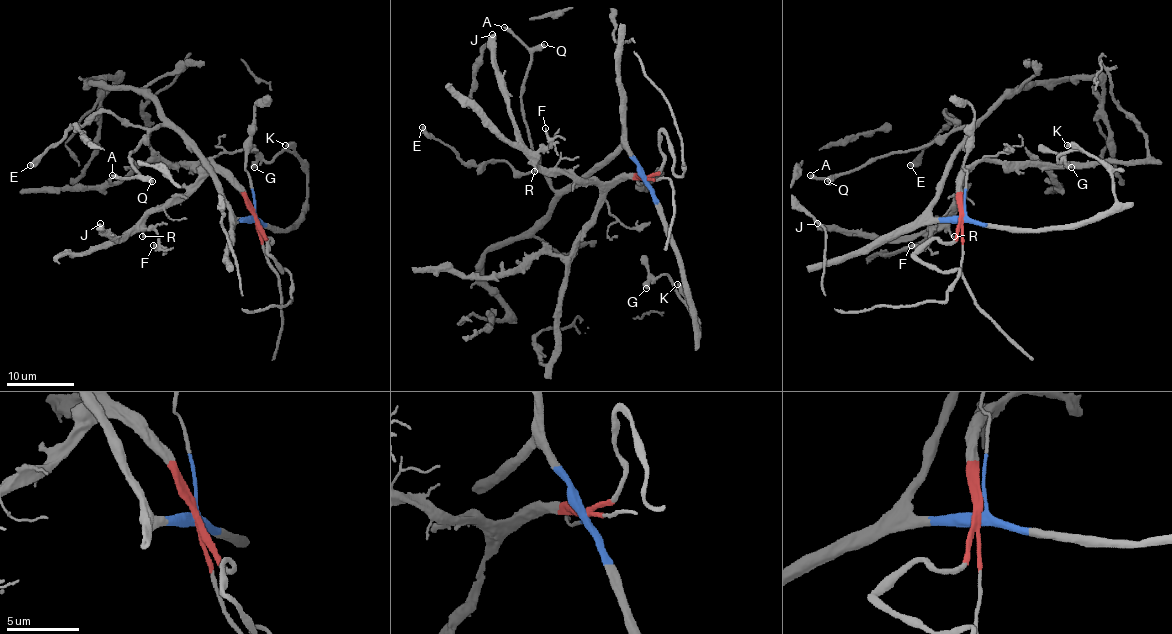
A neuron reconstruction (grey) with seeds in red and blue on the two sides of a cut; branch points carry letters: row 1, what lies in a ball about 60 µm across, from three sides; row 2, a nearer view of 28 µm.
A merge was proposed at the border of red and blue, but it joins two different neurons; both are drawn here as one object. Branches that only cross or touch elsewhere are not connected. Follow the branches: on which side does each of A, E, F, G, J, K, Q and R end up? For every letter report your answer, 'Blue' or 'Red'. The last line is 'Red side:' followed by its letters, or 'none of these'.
A: Blue
E: Blue
F: Red
G: Blue
J: Red
K: Blue
Q: Blue
R: Red
Red side: F, J, R

